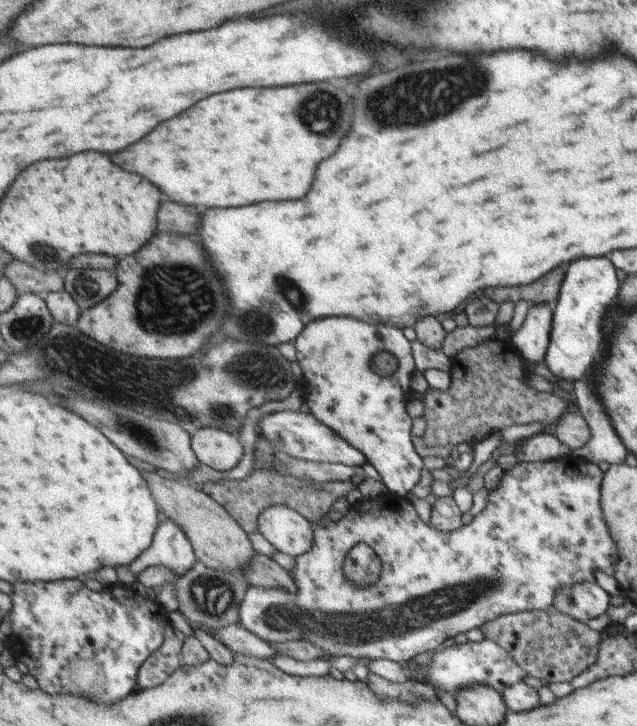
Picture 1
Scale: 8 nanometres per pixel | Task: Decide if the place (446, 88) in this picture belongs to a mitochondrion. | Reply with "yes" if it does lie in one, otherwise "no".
yes

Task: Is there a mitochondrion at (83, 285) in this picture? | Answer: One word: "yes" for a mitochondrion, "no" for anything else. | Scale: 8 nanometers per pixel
yes

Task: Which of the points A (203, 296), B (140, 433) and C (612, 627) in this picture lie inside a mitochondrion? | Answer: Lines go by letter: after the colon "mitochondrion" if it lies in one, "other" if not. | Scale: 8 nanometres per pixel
A: mitochondrion
B: mitochondrion
C: other

